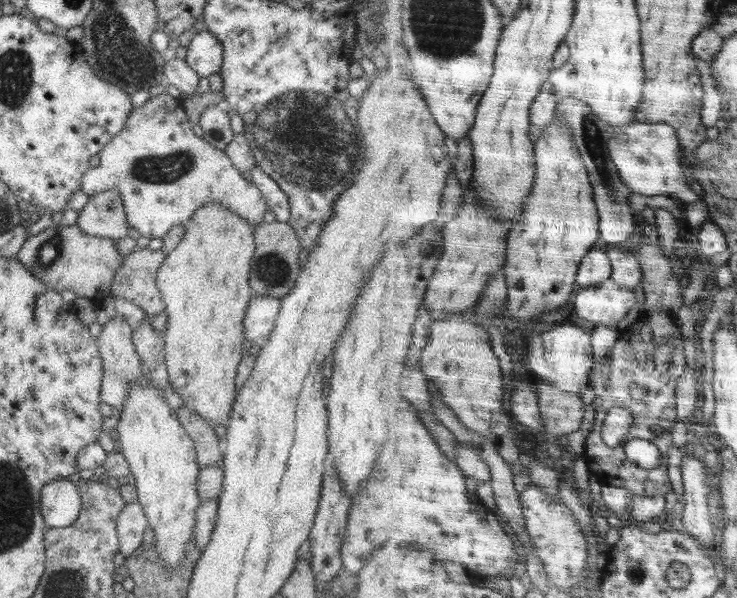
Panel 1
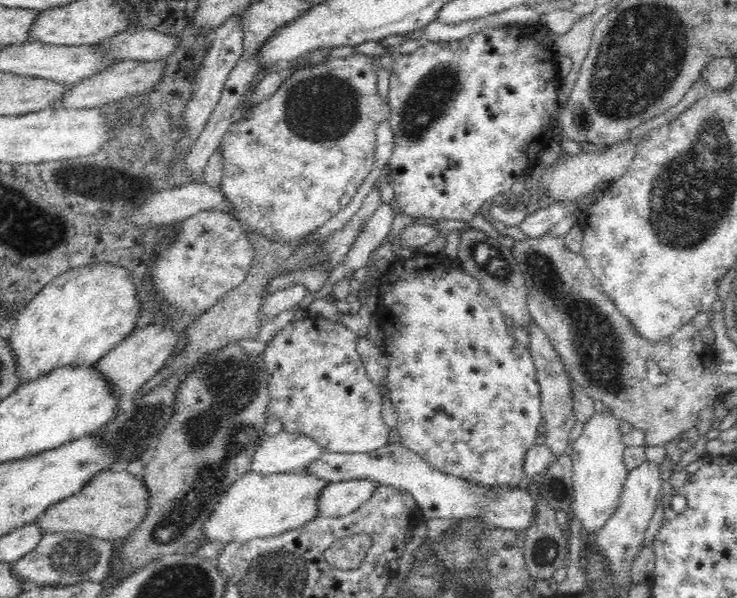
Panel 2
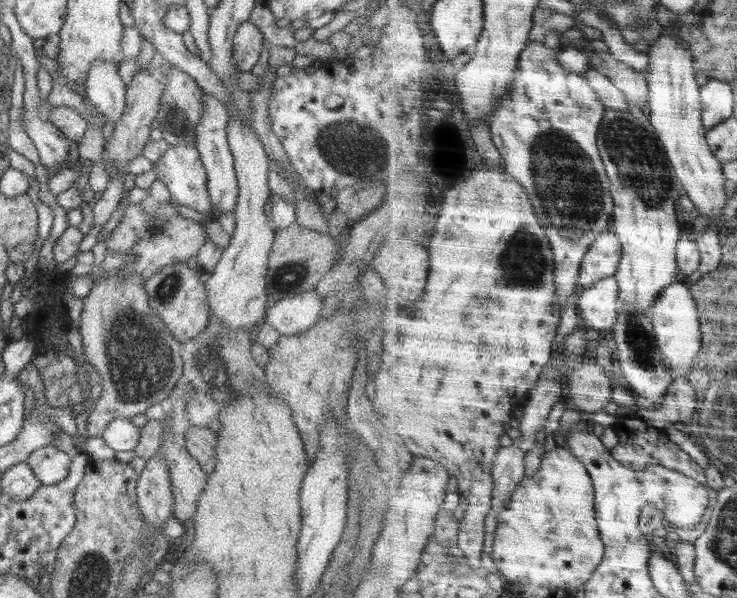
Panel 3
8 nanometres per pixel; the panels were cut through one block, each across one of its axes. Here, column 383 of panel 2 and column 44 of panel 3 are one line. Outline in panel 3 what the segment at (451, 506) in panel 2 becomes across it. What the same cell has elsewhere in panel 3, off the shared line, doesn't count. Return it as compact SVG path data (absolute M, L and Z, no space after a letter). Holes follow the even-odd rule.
M52 444L30 452L27 463L43 485L53 485L68 476L71 460L68 453Z

